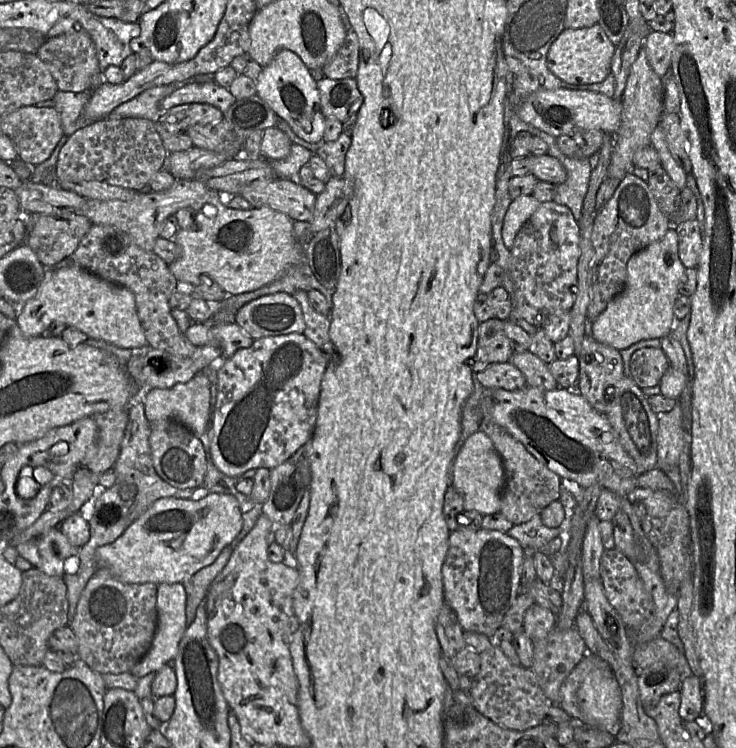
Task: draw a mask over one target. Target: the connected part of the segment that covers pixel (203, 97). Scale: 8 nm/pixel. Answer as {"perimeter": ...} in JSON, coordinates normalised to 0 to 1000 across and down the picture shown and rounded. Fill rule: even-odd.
{"perimeter":[[[287,104],[253,110],[246,118],[227,128],[217,143],[219,148],[224,148],[242,140],[279,138],[306,151],[321,134],[310,119],[295,114]]]}

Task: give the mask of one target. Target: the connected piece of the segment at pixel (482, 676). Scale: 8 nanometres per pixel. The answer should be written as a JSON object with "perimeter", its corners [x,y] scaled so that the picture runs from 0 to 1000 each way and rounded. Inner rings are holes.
{"perimeter":[[[675,861],[652,876],[652,896],[643,906],[643,944],[688,975],[711,977],[734,968],[750,940],[739,929],[721,894],[697,889]]]}

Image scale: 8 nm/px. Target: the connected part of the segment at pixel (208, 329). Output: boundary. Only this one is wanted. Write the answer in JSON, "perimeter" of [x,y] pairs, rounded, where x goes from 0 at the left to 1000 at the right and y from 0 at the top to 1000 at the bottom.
{"perimeter":[[[284,428],[279,432],[262,430],[250,448],[268,464],[298,461],[302,467],[299,483],[314,477],[325,467],[340,464],[345,456],[319,430],[295,434],[288,434]]]}

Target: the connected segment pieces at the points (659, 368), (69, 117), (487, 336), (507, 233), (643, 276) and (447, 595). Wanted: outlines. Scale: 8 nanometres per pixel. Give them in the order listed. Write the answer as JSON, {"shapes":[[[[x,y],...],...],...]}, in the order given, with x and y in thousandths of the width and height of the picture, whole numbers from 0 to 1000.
{"shapes":[[[[872,465],[857,476],[856,503],[871,520],[895,515],[908,492],[908,480],[898,465]]],[[[79,120],[73,130],[73,144],[83,158],[88,182],[125,163],[114,156],[114,144],[125,128],[126,120],[113,123],[88,123]]],[[[670,424],[654,430],[649,445],[648,471],[641,484],[644,499],[651,499],[673,485],[693,484],[698,469],[686,447],[685,429]]],[[[709,261],[696,266],[685,289],[681,311],[689,333],[694,334],[705,307],[734,274],[735,271],[724,261]]],[[[916,303],[894,322],[863,338],[852,350],[846,389],[803,432],[803,448],[840,469],[872,455],[899,453],[918,430],[914,410],[928,377],[931,357],[923,344],[921,316]]],[[[652,706],[611,711],[610,733],[601,758],[603,805],[618,818],[630,845],[668,853],[671,844],[707,794],[713,739],[707,726],[688,713]]]]}

